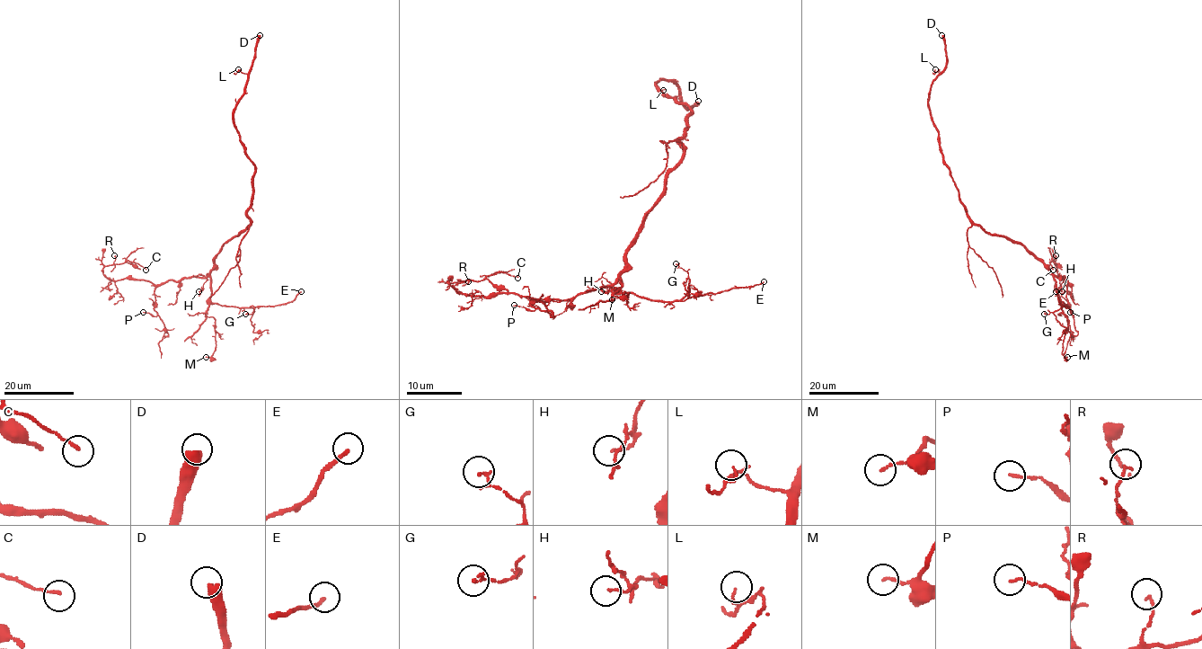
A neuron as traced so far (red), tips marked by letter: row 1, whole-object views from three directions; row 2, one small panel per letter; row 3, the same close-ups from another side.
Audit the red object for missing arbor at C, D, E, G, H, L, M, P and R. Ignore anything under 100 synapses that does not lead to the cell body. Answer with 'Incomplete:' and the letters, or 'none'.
Incomplete: D

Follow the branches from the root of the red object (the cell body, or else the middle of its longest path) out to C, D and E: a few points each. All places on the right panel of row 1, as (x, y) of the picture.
C: (998, 235), (1020, 242), (1057, 277), (1063, 277), (1067, 283), (1057, 273), (1052, 261), (1049, 263), (1053, 270)
D: (998, 235), (986, 234), (967, 213), (933, 123), (928, 99), (932, 80), (946, 62), (941, 35)
E: (998, 235), (1020, 242), (1052, 273), (1060, 300), (1067, 307), (1059, 303), (1056, 291)

